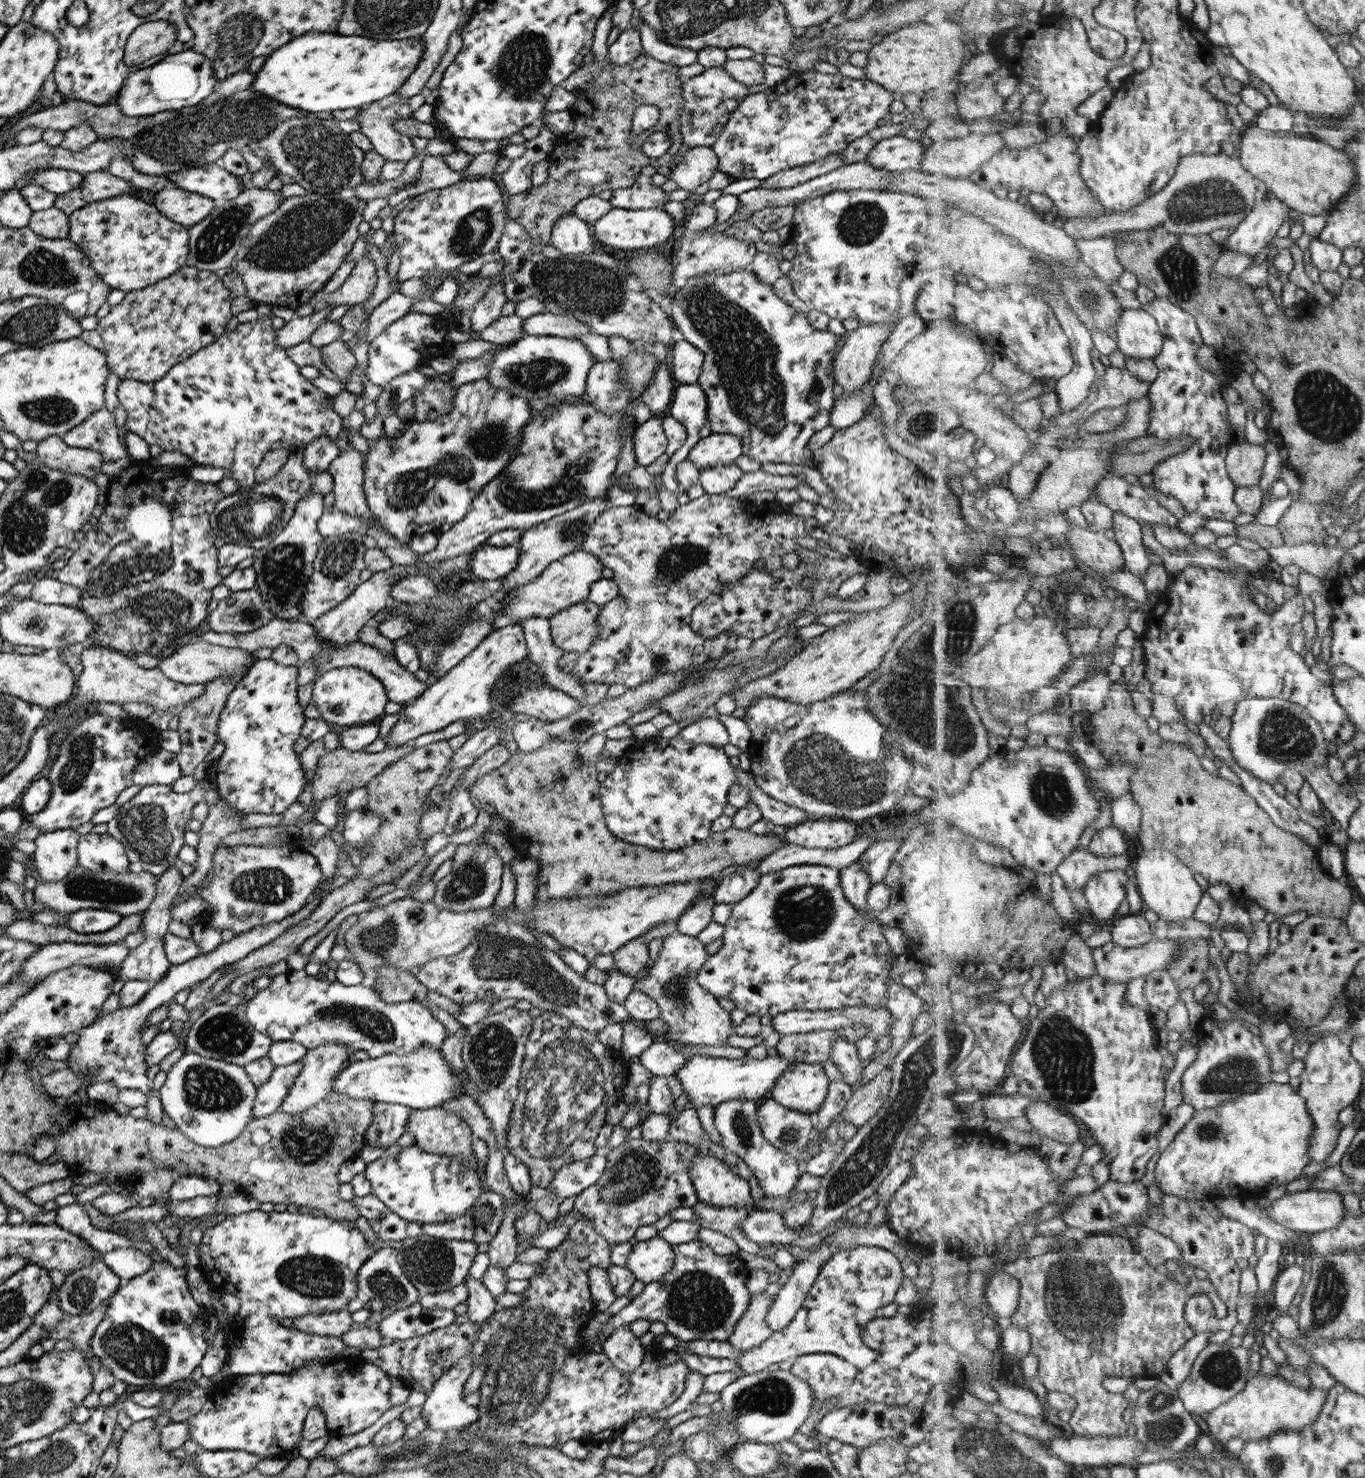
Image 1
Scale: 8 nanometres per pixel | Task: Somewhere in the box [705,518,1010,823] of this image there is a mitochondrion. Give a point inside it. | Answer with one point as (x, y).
(839, 772)

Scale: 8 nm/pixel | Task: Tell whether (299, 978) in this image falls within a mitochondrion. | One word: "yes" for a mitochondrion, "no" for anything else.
no

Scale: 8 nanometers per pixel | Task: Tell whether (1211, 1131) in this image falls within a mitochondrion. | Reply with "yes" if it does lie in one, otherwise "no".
yes

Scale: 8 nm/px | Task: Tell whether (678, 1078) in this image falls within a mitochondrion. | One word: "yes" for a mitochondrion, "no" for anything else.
no

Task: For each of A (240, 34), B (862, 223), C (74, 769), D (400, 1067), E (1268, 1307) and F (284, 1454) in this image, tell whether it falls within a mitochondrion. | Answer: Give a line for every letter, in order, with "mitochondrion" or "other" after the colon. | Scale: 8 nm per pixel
A: mitochondrion
B: mitochondrion
C: mitochondrion
D: mitochondrion
E: other
F: other

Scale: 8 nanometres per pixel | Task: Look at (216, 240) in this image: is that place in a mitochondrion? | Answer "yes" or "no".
yes

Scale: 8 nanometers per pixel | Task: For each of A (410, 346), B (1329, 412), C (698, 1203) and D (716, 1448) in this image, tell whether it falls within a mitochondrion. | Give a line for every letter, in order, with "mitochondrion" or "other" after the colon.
A: other
B: mitochondrion
C: other
D: mitochondrion

